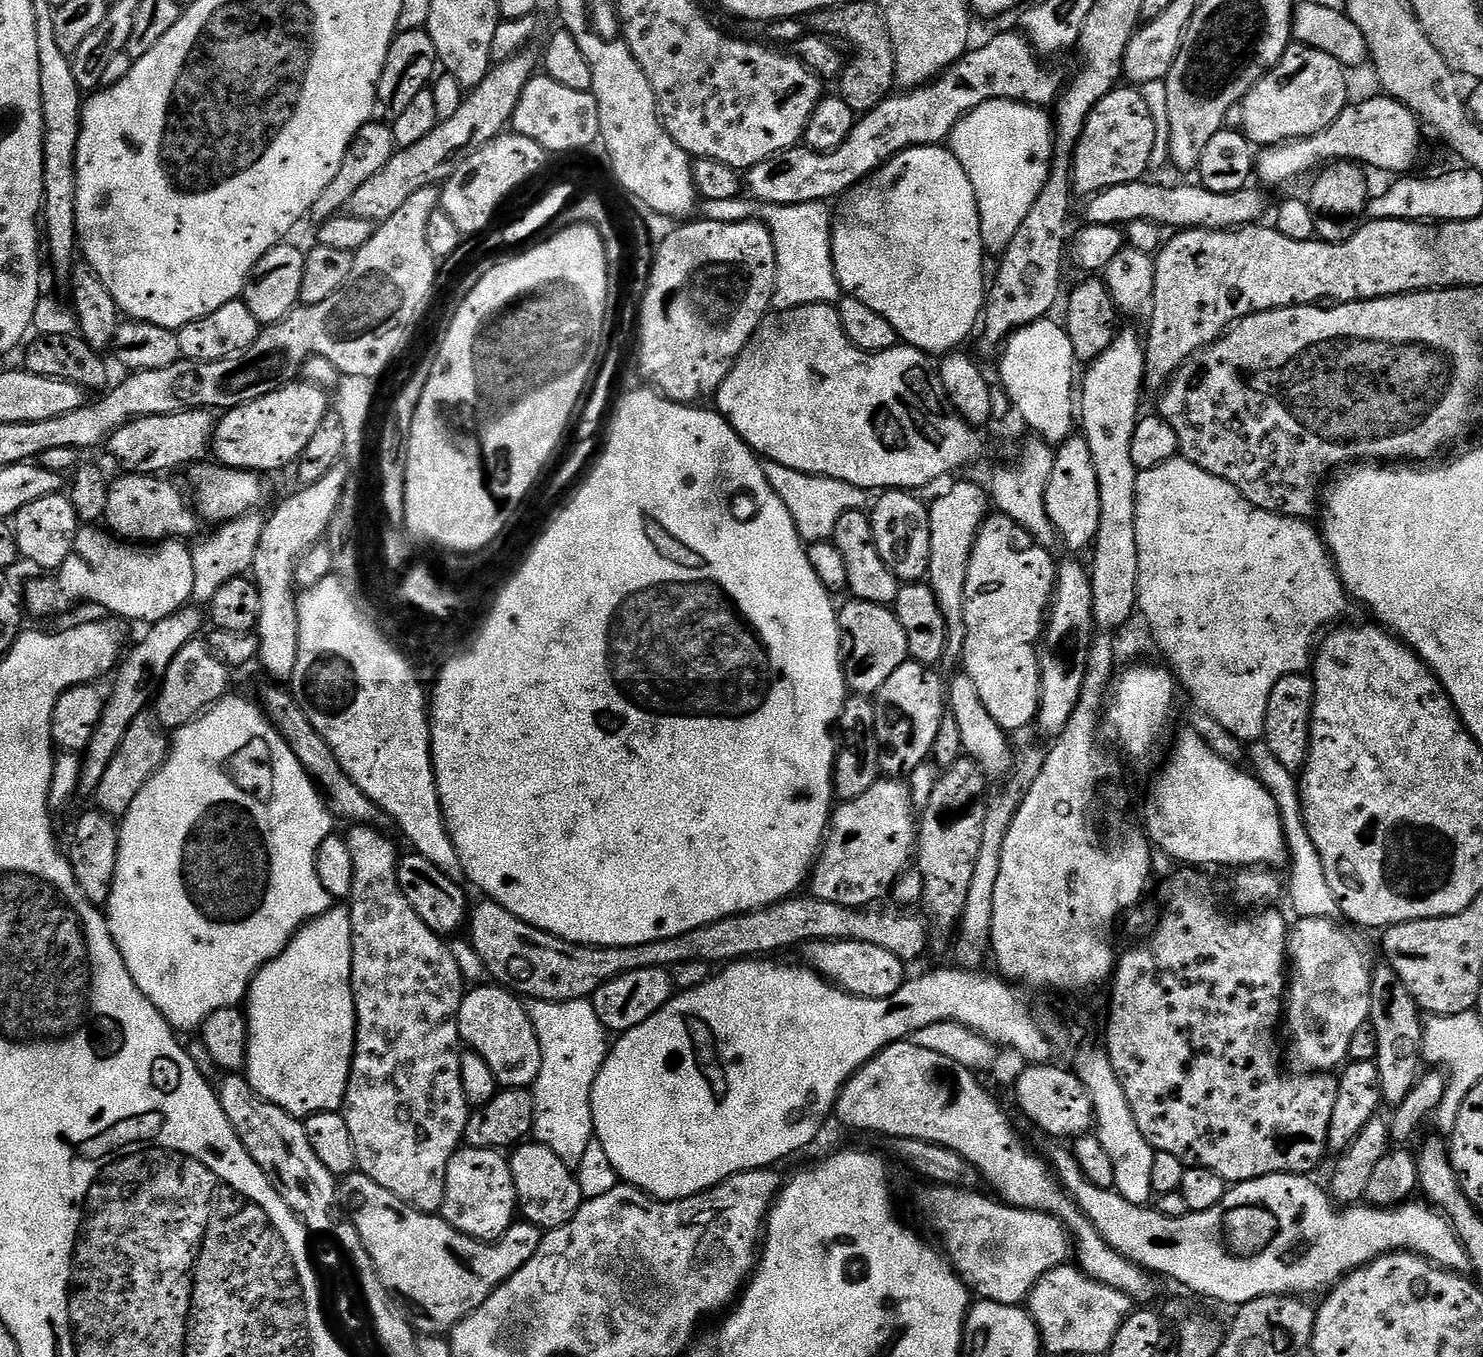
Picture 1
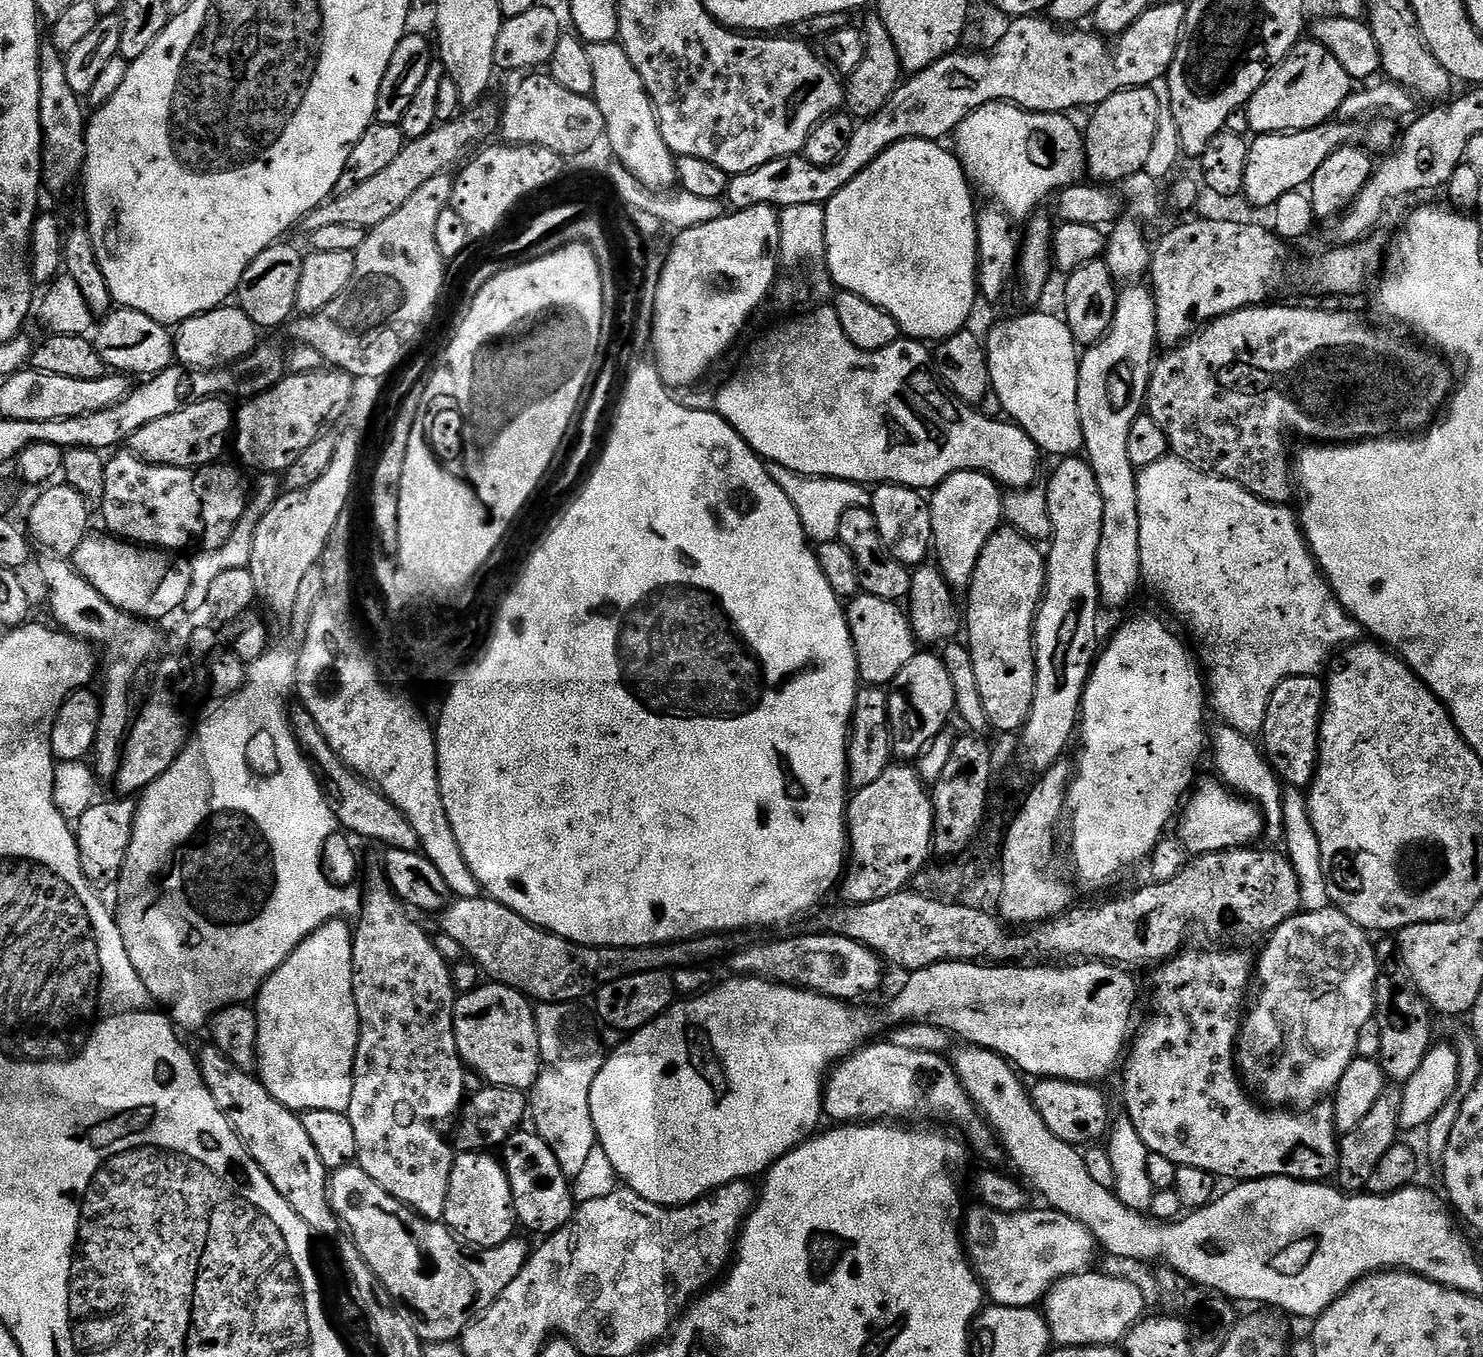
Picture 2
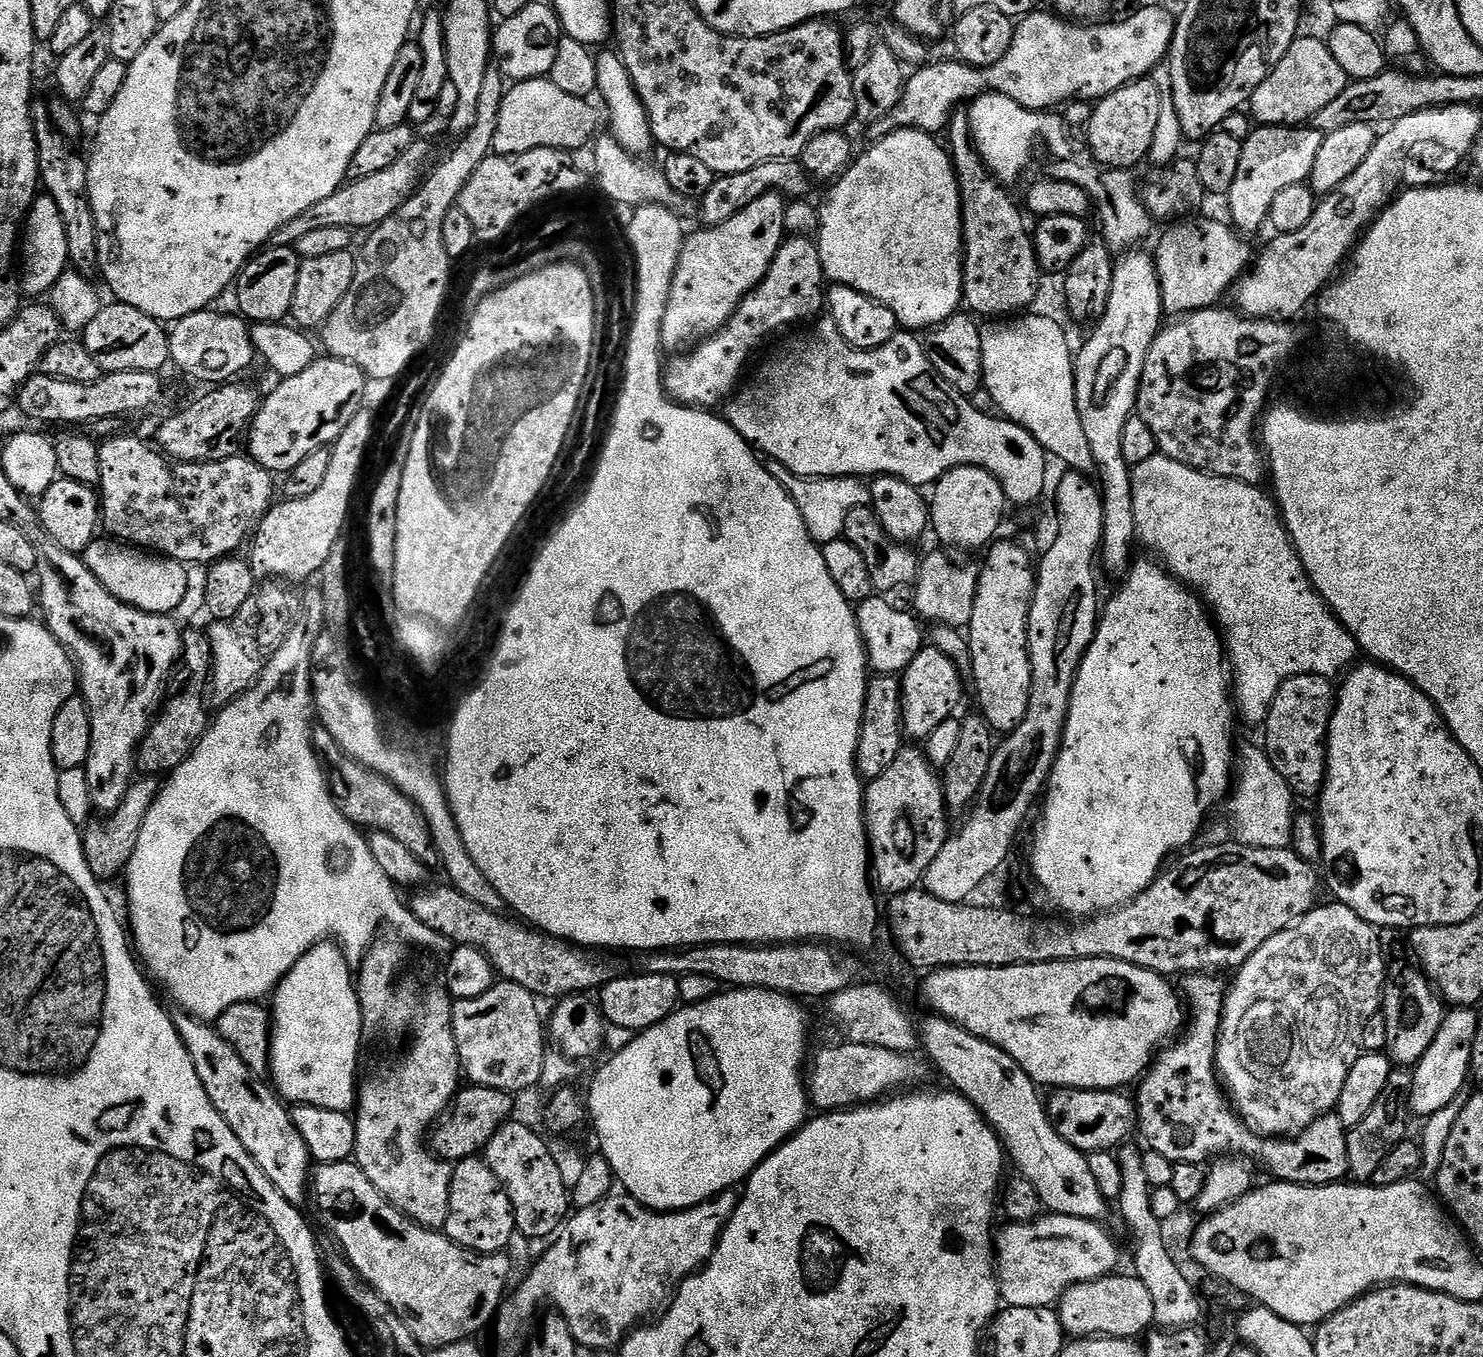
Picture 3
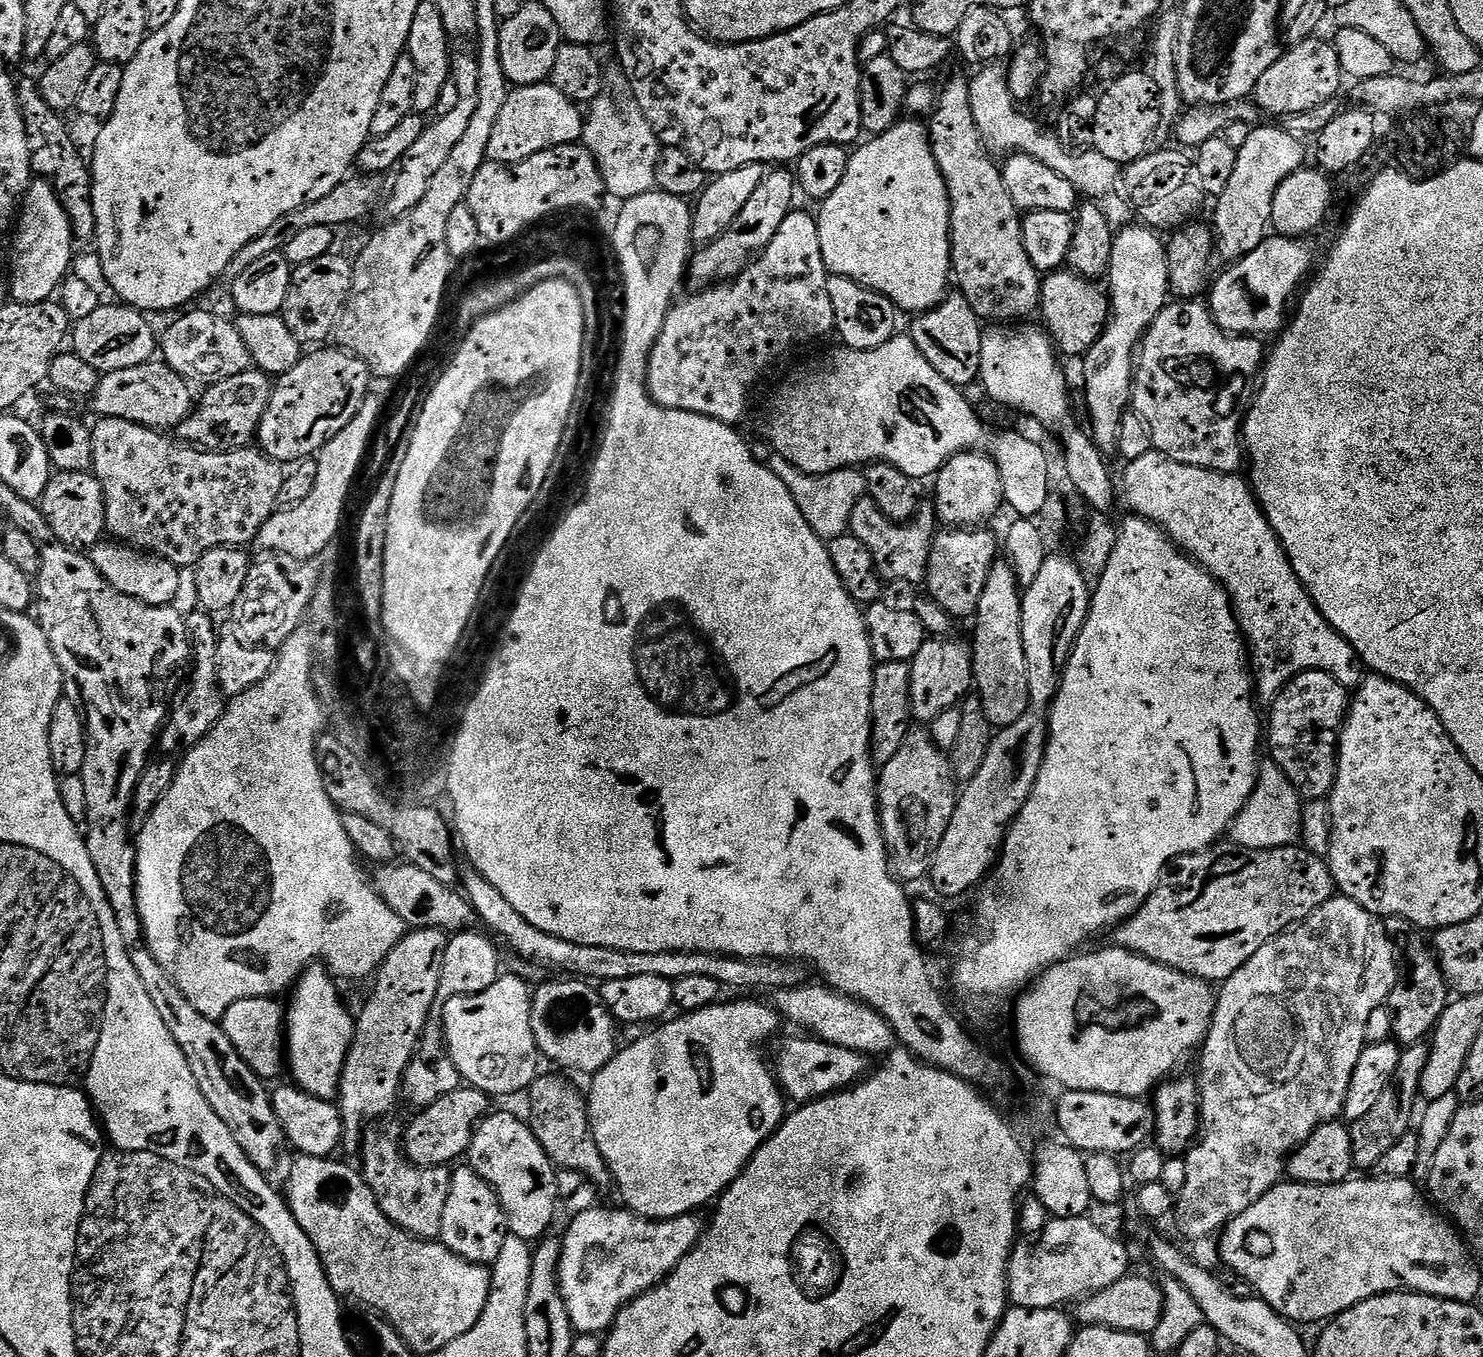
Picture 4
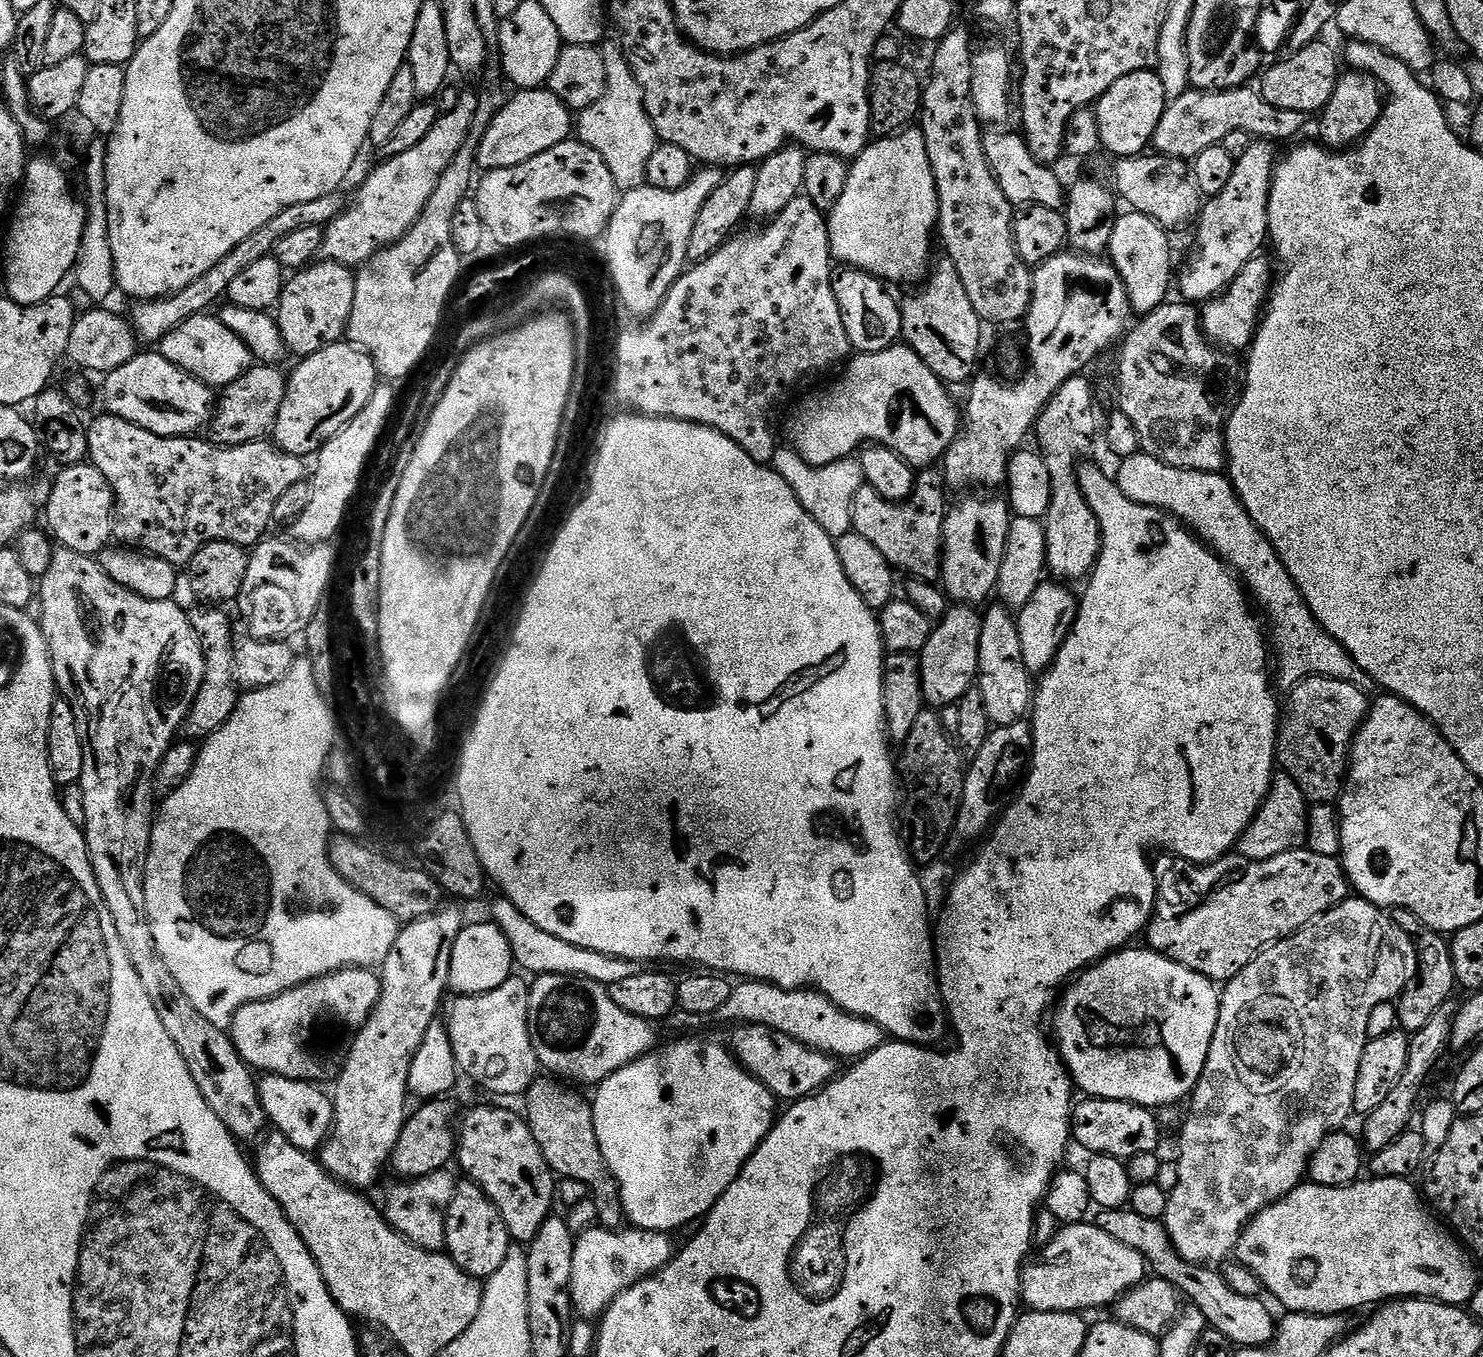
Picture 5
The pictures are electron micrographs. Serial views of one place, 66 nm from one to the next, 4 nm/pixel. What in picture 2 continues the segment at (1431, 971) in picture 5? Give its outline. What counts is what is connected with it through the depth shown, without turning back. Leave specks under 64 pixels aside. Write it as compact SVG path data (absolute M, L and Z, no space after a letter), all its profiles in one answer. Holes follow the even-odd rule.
M1399 959L1384 960L1380 977L1376 980L1376 1014L1378 1026L1382 1026L1382 1050L1378 1057L1385 1077L1401 1086L1411 1076L1418 1074L1418 1066L1426 1058L1428 1049L1434 1043L1432 1037L1432 1016L1434 1009L1422 993L1406 966Z

